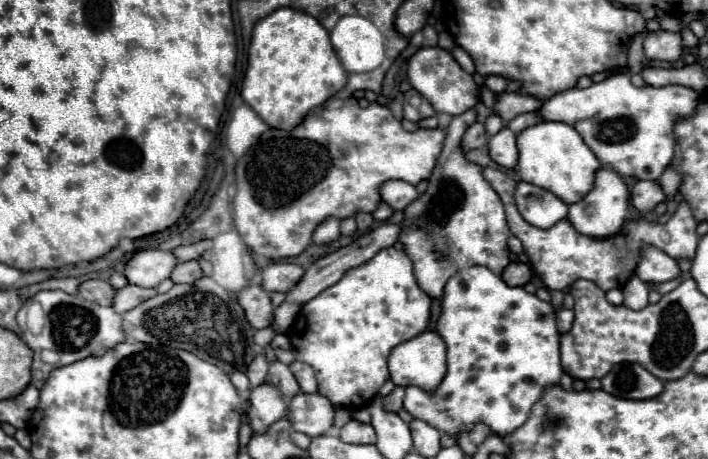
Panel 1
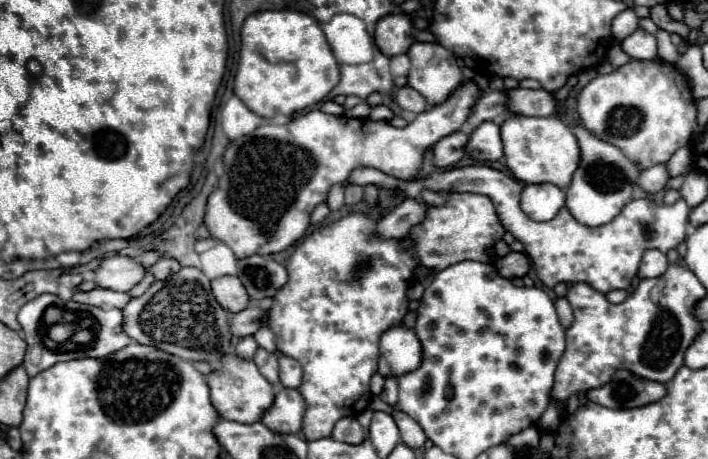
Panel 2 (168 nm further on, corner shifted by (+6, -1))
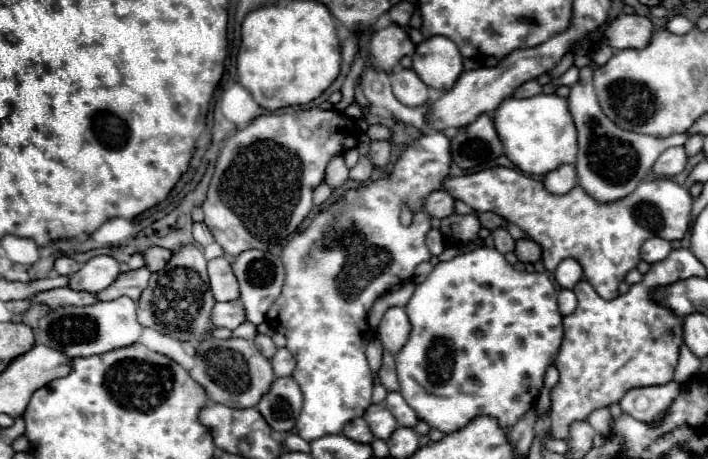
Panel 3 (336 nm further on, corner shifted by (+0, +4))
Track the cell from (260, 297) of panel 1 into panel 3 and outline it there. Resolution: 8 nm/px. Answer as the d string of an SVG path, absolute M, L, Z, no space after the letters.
M215 257L207 263L209 285L215 301L235 301L239 297L239 285L231 271L231 263L223 257Z

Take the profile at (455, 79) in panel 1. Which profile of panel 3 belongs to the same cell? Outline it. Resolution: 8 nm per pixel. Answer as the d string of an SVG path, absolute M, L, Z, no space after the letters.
M431 37L417 45L413 53L413 71L427 87L451 89L463 73L463 61L457 45L447 37Z

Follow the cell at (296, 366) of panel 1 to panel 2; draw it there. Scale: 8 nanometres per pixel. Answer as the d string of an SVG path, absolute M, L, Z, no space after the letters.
M279 354L279 378L281 378L281 384L285 388L299 388L301 386L301 376L303 376L303 372L301 372L301 366L297 364L297 360Z

